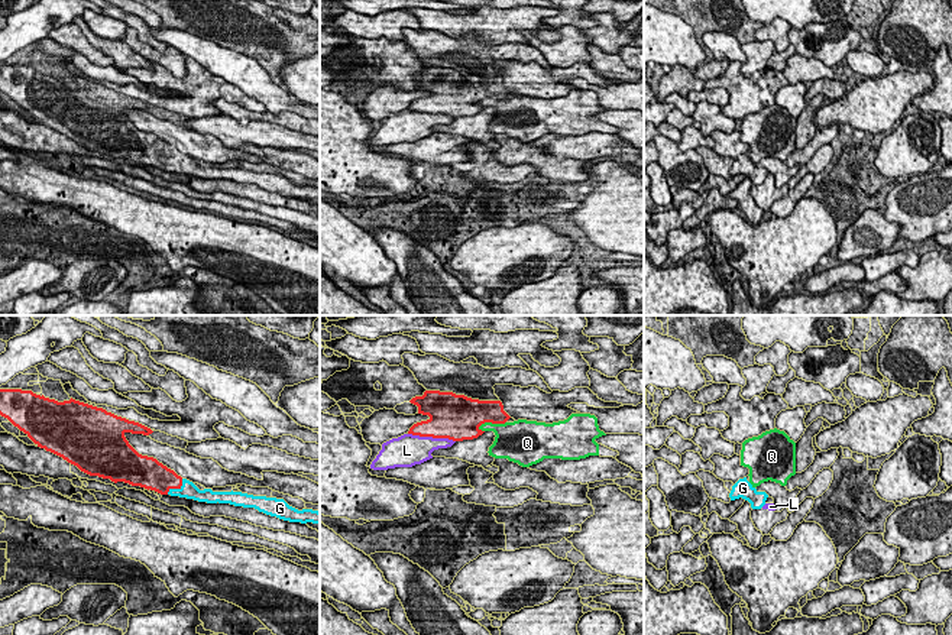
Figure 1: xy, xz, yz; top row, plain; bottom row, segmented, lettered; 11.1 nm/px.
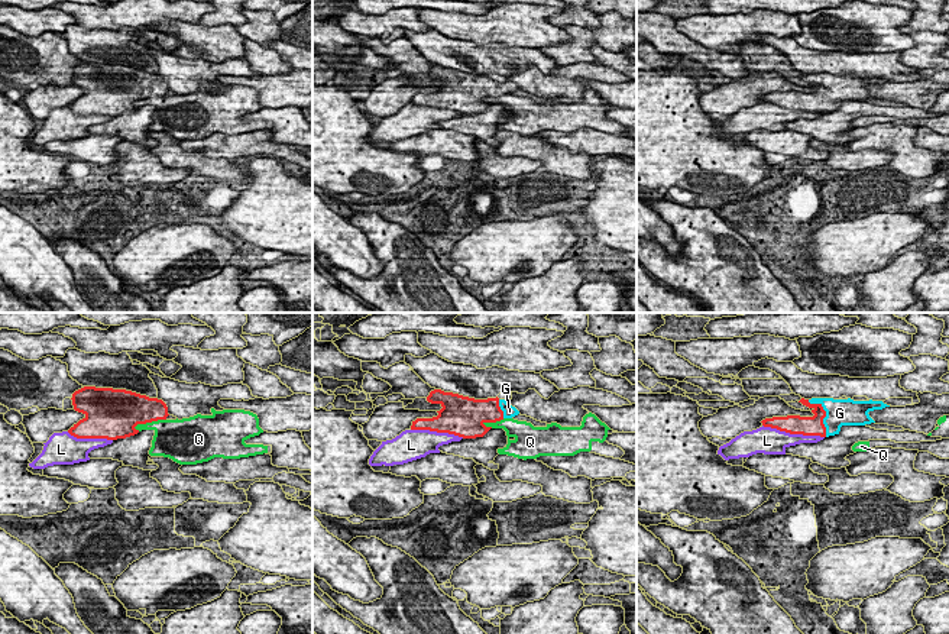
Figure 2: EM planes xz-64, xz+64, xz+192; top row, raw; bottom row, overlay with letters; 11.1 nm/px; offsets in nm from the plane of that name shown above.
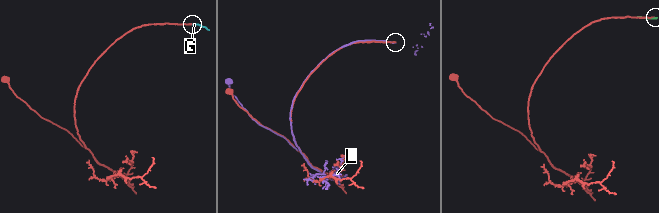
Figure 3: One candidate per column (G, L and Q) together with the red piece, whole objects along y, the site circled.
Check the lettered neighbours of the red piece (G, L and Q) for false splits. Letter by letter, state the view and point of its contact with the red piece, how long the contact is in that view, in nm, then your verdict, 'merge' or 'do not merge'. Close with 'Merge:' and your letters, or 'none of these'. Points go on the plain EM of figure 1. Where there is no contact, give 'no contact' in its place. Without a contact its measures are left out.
G: xy (177, 164) | 260 nm | merge
L: xz (431, 112) | 550 nm | do not merge
Q: xz (491, 97) | 340 nm | do not merge
Merge: G

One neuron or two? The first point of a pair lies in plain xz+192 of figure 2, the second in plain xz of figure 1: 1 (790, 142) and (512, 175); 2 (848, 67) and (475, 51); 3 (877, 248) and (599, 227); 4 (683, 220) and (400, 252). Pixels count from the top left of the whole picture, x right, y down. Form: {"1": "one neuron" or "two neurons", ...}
{"1": "two neurons", "2": "one neuron", "3": "two neurons", "4": "one neuron"}

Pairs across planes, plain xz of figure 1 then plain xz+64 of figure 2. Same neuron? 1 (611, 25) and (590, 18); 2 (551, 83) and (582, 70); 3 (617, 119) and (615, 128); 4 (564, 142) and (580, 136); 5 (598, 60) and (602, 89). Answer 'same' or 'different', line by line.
1: different
2: same
3: different
4: same
5: different

